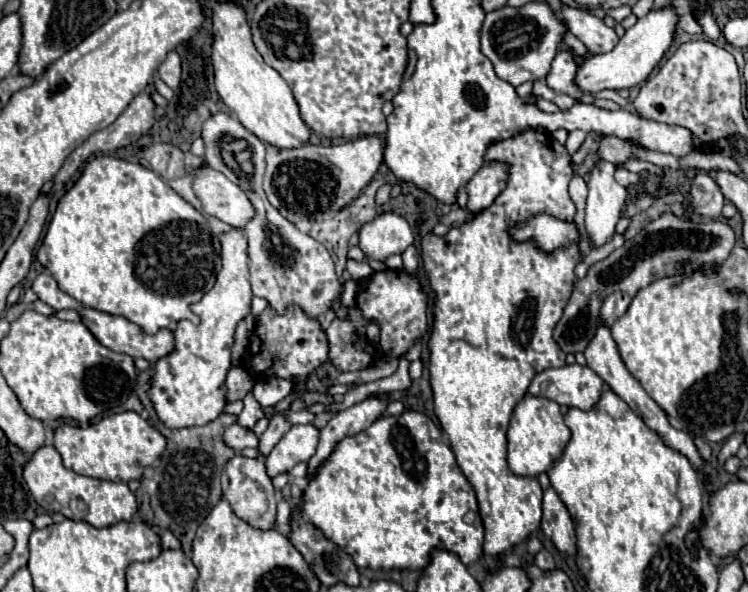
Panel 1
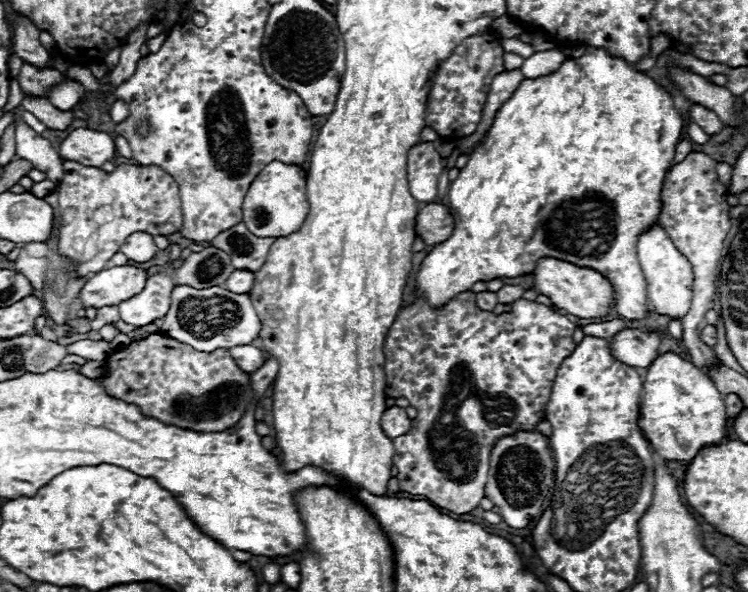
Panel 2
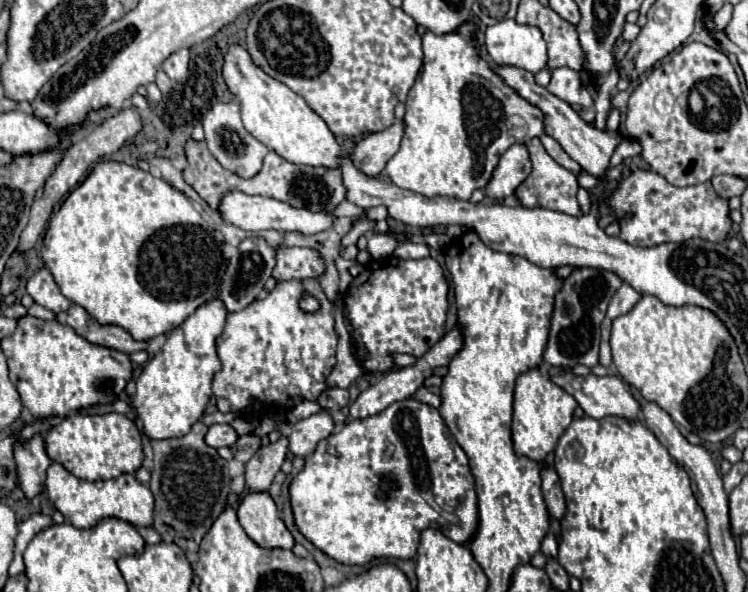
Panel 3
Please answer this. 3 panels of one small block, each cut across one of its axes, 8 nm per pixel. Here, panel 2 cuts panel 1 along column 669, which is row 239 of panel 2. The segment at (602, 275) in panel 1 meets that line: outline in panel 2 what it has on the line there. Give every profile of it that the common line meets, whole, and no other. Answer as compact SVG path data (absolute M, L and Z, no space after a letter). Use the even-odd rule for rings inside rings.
M242 222L232 226L230 230L224 230L210 242L214 248L224 250L230 254L232 266L236 270L250 270L256 272L268 256L270 246L274 244L272 238L258 238L254 236Z

